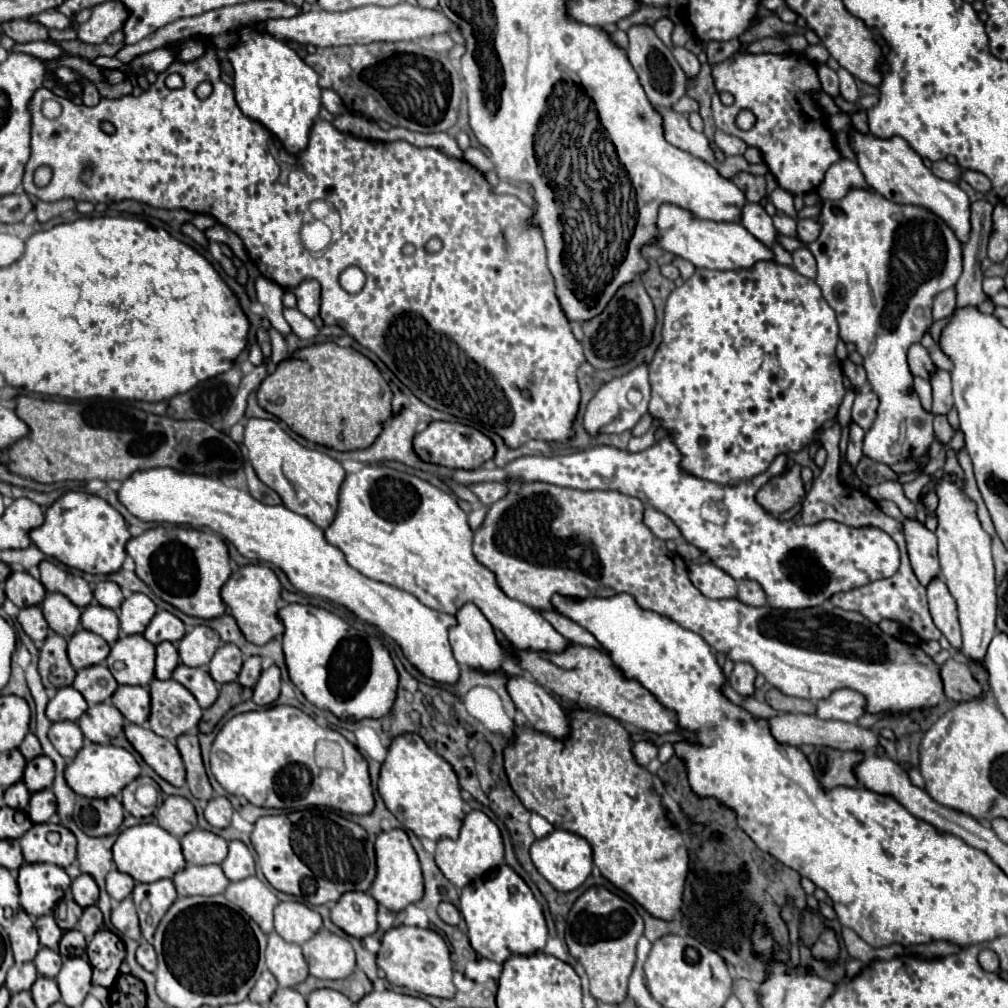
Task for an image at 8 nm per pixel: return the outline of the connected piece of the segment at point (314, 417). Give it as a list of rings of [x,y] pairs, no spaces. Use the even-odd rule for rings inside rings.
[[[334,342],[300,348],[268,374],[258,392],[258,404],[284,420],[298,436],[334,450],[368,448],[392,416],[392,392],[372,360]]]

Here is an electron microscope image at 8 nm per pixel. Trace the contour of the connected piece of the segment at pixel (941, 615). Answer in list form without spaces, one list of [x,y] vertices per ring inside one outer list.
[[[940,576],[932,578],[930,584],[926,586],[926,590],[928,590],[928,604],[930,604],[930,614],[934,618],[934,624],[950,640],[952,648],[960,650],[962,634],[960,634],[958,610],[956,610],[954,596],[948,592],[948,586],[944,584],[944,580]]]

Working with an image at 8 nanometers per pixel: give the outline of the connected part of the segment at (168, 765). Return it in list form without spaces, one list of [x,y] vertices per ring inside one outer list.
[[[126,724],[124,734],[130,740],[130,744],[140,752],[144,762],[156,770],[158,776],[162,776],[172,786],[184,786],[186,784],[186,772],[182,756],[174,742],[154,734],[146,726],[138,724]]]

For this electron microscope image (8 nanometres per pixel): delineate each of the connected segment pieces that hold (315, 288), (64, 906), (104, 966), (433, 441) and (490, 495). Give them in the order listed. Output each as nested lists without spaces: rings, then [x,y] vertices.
[[[304,280],[294,288],[284,288],[286,292],[292,292],[298,300],[298,310],[306,314],[308,318],[314,318],[320,310],[320,284],[316,280]]]
[[[64,898],[54,908],[54,916],[56,916],[56,922],[60,924],[62,930],[72,930],[72,928],[76,928],[76,924],[82,916],[82,908],[72,898]]]
[[[103,929],[98,931],[86,947],[92,967],[92,984],[111,988],[120,975],[119,969],[125,959],[136,960],[138,943]]]
[[[430,422],[426,430],[418,432],[412,442],[414,454],[424,460],[432,462],[436,466],[446,466],[450,470],[476,470],[486,460],[494,458],[494,444],[488,436],[484,436],[480,430],[458,424],[458,422]]]
[[[480,482],[480,484],[468,484],[468,488],[478,496],[478,500],[482,504],[494,504],[496,500],[500,500],[500,496],[504,496],[504,492],[508,492],[508,488],[504,488],[502,482]]]

